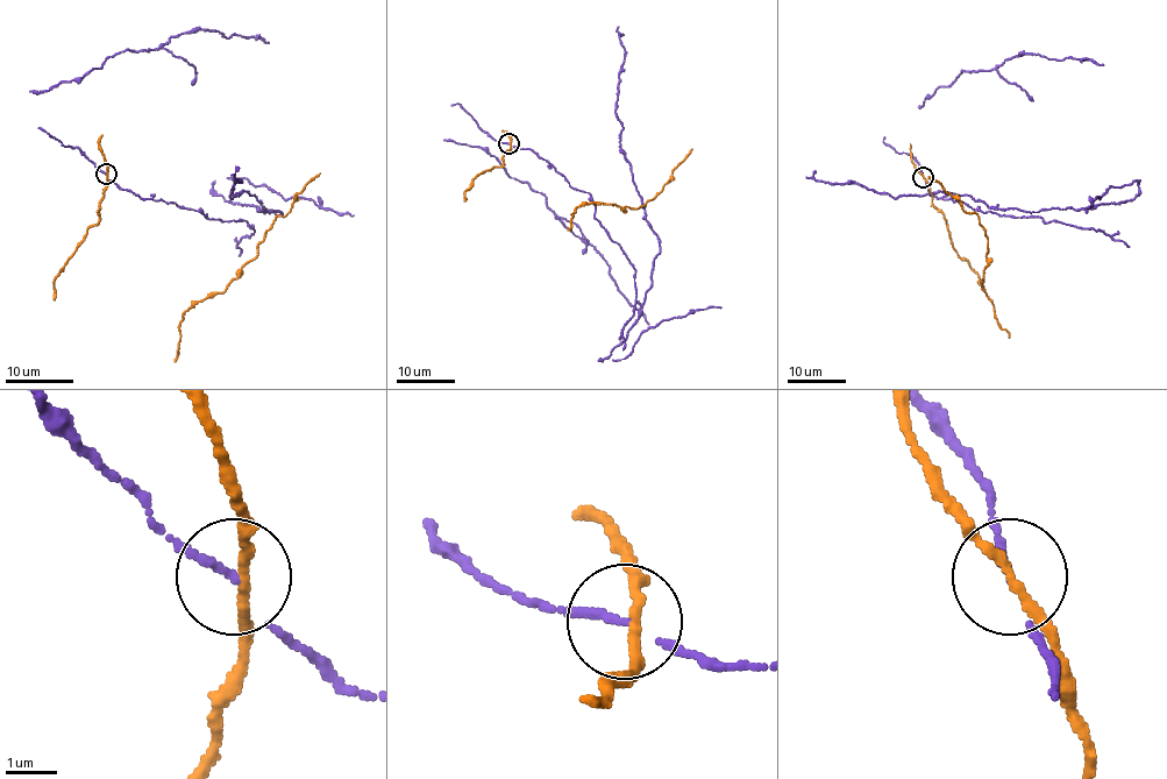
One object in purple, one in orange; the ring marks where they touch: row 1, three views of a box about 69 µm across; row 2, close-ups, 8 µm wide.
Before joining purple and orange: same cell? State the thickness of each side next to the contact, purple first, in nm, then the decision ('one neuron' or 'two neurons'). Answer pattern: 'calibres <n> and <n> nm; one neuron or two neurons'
calibres 110 and 190 nm; two neurons

